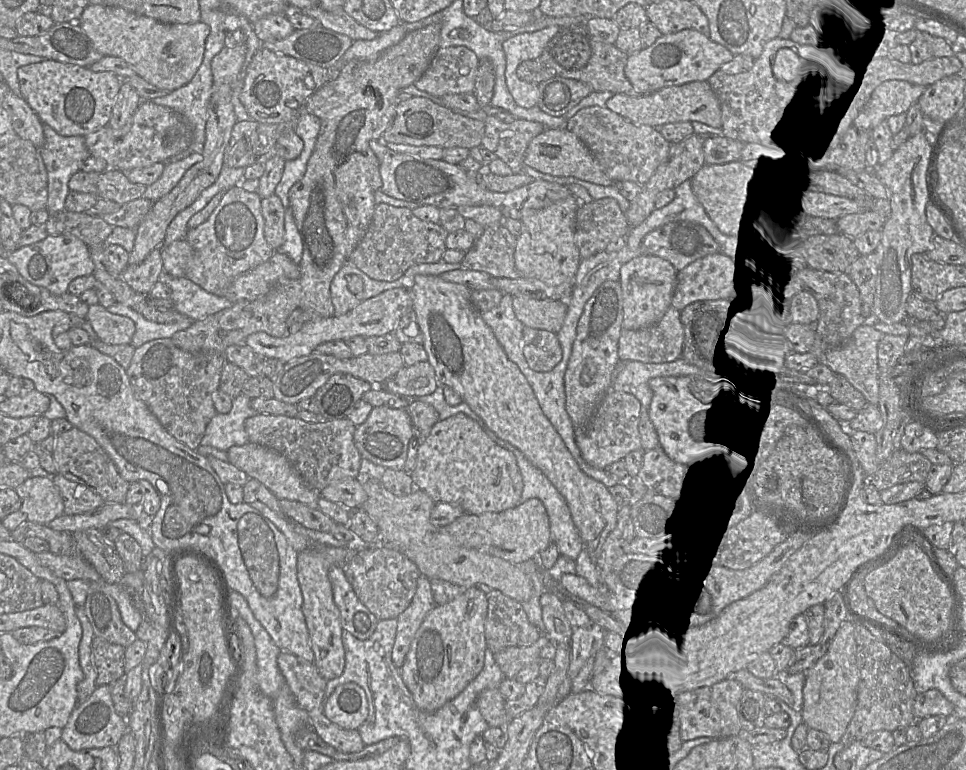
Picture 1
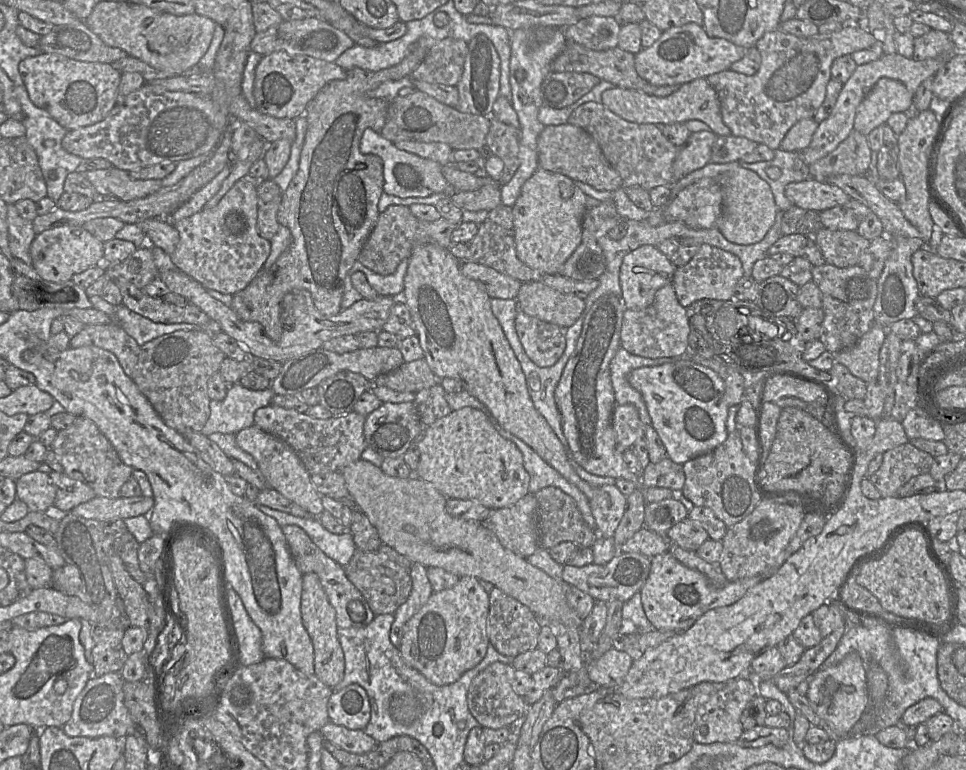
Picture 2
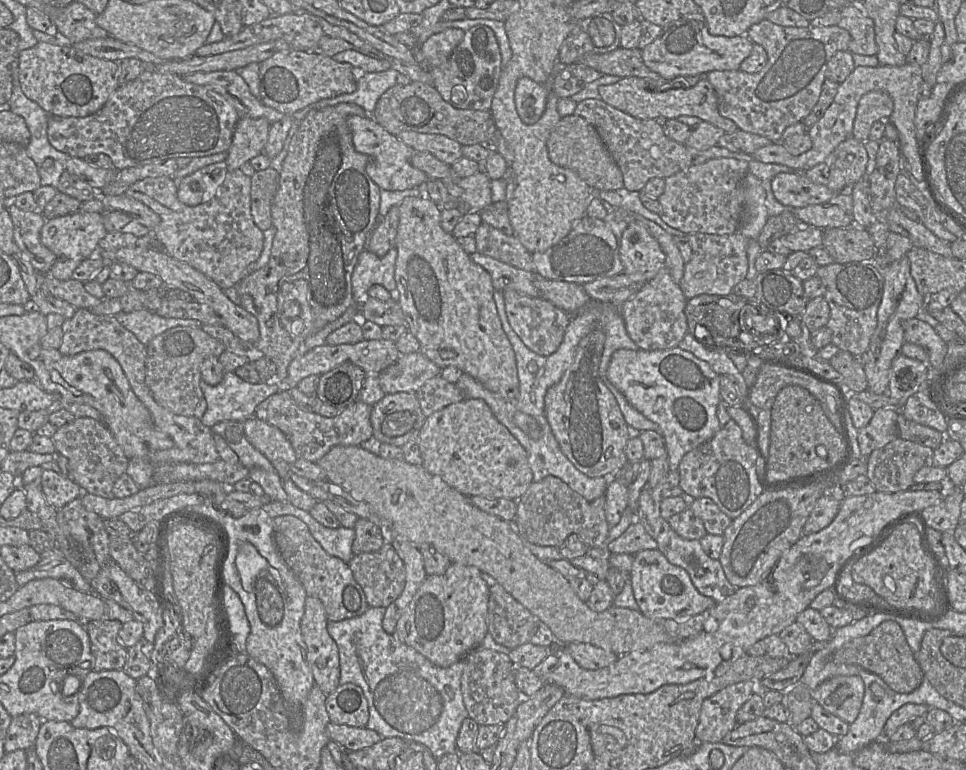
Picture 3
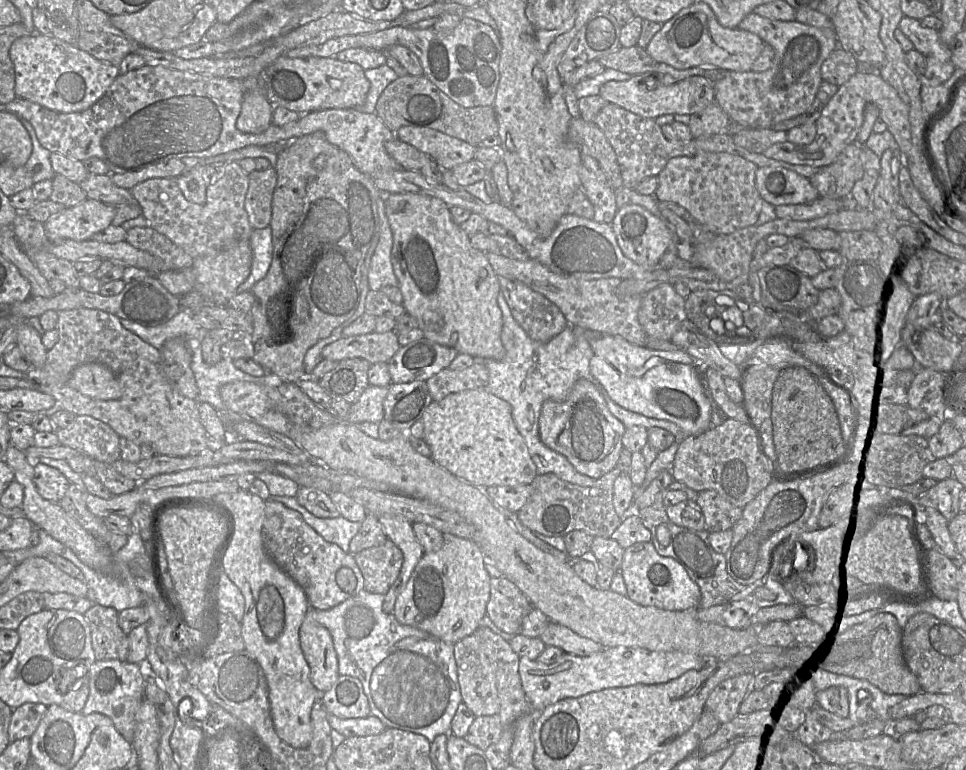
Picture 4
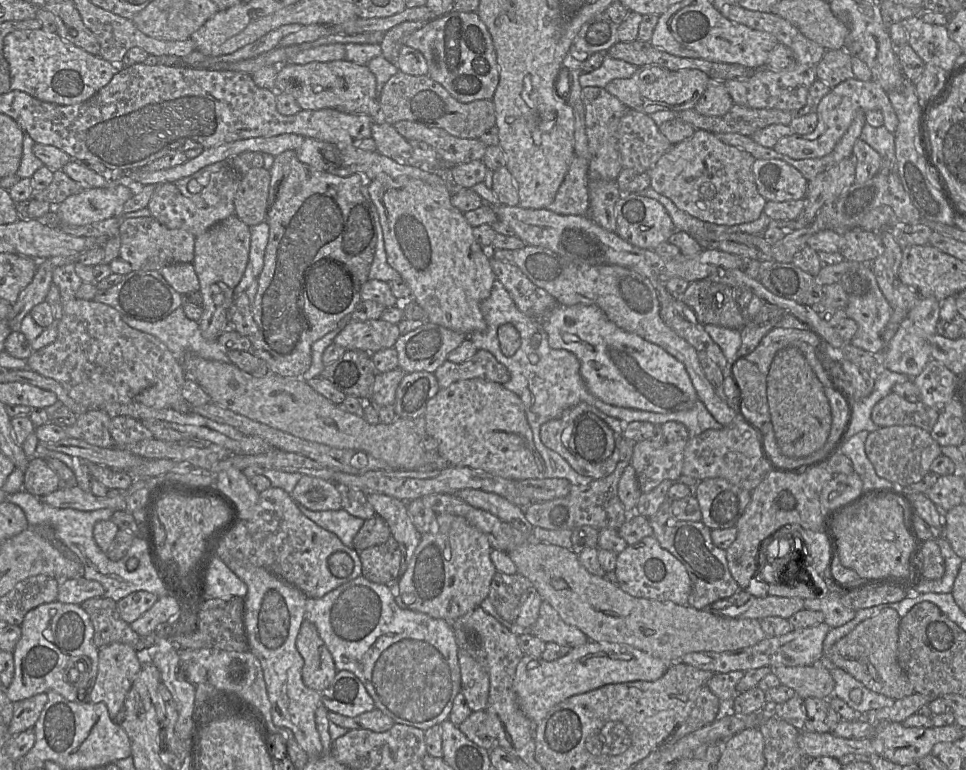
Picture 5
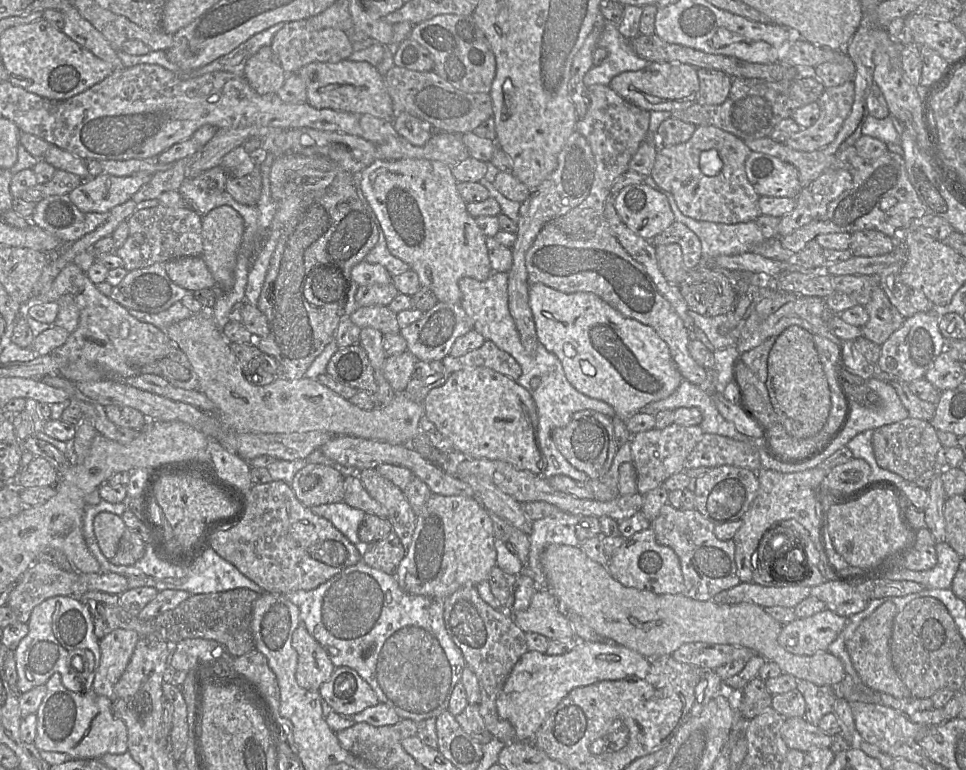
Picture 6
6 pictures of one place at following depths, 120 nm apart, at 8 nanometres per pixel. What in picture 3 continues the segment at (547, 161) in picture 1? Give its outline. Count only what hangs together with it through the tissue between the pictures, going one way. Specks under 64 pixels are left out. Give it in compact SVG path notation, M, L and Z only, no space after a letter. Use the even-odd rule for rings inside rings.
M575 114L561 118L551 131L546 145L552 163L576 172L593 191L612 191L624 187L621 170L596 129L584 118Z

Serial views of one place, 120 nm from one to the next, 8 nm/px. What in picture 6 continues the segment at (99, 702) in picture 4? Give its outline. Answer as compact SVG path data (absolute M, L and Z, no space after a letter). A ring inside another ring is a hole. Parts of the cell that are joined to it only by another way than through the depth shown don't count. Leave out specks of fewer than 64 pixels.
M116 629L99 640L100 666L92 690L110 699L113 689L125 671L139 635L134 630Z

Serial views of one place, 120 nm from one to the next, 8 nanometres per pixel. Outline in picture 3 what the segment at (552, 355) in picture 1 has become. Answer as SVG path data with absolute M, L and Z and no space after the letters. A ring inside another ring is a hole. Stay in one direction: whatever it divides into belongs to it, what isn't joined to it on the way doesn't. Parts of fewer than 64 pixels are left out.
M511 289L502 291L502 294L509 324L525 346L541 356L554 353L563 341L571 315L540 297L524 295Z

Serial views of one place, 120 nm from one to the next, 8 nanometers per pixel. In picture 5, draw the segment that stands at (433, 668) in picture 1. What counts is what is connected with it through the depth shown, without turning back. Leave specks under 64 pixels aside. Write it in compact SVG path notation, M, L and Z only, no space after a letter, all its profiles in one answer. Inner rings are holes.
M437 515L434 528L421 535L407 570L394 584L397 605L453 623L488 597L497 572L491 561L491 551L487 537L463 517Z

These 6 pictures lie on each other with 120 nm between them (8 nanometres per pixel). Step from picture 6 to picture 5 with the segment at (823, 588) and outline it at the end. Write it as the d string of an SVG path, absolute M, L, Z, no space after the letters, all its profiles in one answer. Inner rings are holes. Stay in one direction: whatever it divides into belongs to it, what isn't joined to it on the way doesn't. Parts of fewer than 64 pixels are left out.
M830 591L821 599L804 600L804 609L819 611L824 615L824 622L830 628L836 628L851 621L856 612L848 609L841 603L842 593Z

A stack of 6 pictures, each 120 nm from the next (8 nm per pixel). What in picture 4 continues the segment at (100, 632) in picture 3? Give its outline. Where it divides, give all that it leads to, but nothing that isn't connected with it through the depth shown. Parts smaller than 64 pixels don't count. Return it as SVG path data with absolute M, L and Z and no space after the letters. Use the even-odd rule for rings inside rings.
M94 604L84 613L90 626L96 660L127 661L129 637L119 626L118 613L112 607L99 604Z

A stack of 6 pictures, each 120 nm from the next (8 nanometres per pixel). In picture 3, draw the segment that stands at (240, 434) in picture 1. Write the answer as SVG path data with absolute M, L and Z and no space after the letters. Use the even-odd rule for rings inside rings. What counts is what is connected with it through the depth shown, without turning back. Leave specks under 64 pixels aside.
M225 372L222 381L215 386L201 379L200 387L207 403L201 421L210 429L222 421L244 423L255 415L255 410L261 402L283 388L276 380L251 384L234 372Z

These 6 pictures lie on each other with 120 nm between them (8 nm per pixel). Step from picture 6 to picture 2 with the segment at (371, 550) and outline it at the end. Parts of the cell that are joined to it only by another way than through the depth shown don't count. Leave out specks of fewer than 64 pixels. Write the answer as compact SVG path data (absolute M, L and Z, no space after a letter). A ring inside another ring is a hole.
M382 544L375 551L356 551L345 567L348 579L361 592L375 615L394 614L409 597L412 589L412 562L392 547Z

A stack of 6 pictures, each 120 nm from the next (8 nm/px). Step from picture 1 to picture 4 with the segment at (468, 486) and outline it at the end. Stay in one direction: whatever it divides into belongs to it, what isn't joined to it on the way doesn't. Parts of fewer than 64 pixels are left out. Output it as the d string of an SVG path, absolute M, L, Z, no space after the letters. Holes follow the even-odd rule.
M484 388L464 390L449 394L440 401L432 401L422 417L422 422L423 440L431 450L431 458L451 474L473 486L487 489L492 486L531 484L538 475L526 443L515 426L510 404Z

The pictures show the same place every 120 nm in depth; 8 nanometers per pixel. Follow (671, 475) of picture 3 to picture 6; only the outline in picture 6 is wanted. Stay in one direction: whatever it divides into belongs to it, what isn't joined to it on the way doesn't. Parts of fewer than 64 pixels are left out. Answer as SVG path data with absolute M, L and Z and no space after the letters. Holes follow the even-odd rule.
M666 503L651 522L658 543L671 548L679 558L684 579L684 593L697 601L712 601L719 593L741 583L735 564L733 540L722 541L714 534L715 525L696 509L678 510Z

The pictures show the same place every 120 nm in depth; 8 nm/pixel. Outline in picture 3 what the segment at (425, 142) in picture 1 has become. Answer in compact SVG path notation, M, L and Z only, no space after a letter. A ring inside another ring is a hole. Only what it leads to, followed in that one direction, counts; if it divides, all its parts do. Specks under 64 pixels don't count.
M411 81L407 85L396 84L385 91L379 98L372 117L389 133L396 136L404 131L441 134L462 146L480 144L485 140L491 139L496 131L496 125L490 110L480 111L456 108L445 101L432 84L417 81Z

